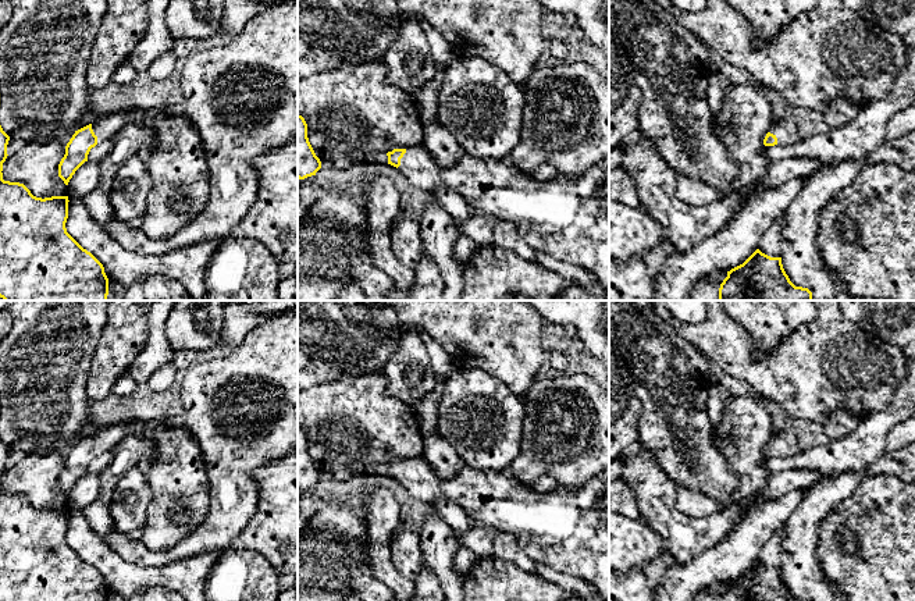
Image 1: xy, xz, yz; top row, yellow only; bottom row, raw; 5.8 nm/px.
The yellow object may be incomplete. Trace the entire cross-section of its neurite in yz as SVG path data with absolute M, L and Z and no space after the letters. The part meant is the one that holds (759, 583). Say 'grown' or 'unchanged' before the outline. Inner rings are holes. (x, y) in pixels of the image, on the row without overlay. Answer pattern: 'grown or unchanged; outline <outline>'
unchanged; outline M756 561L743 576L727 583L719 601L808 601L795 598L786 586L782 569Z

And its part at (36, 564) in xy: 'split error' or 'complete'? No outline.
complete

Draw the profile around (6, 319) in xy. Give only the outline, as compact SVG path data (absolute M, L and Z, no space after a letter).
M0 300L0 341L8 334L11 326L10 300Z

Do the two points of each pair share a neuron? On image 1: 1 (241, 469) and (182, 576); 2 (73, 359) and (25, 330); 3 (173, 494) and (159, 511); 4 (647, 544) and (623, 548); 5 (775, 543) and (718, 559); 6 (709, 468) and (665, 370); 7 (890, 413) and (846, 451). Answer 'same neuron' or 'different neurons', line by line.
1: different neurons
2: same neuron
3: same neuron
4: same neuron
5: different neurons
6: same neuron
7: same neuron

